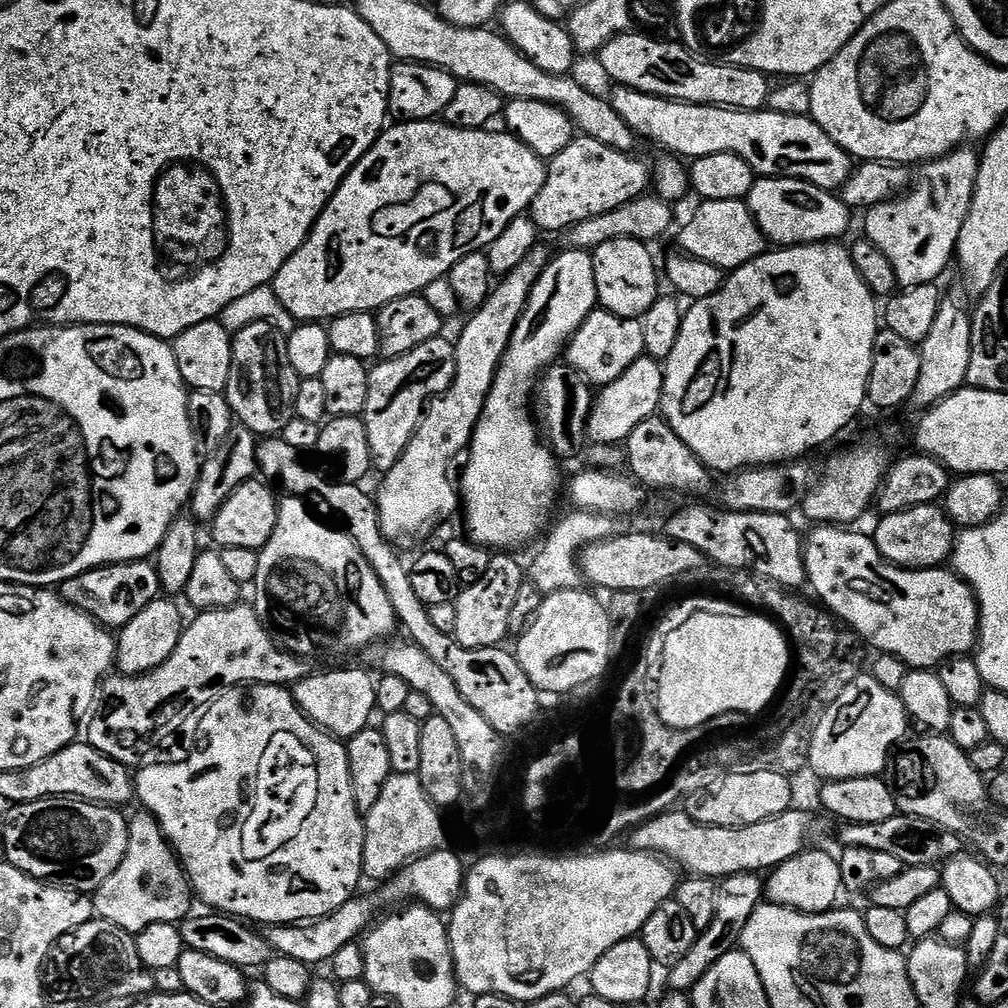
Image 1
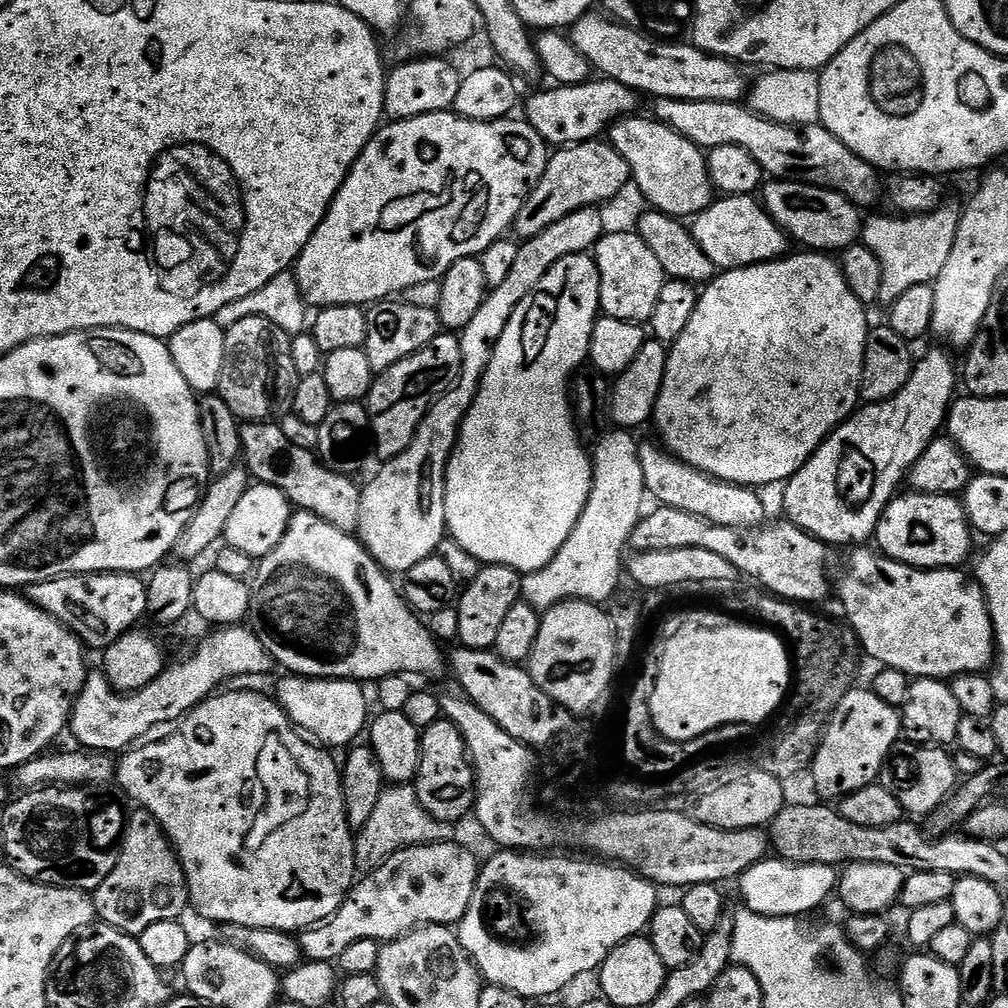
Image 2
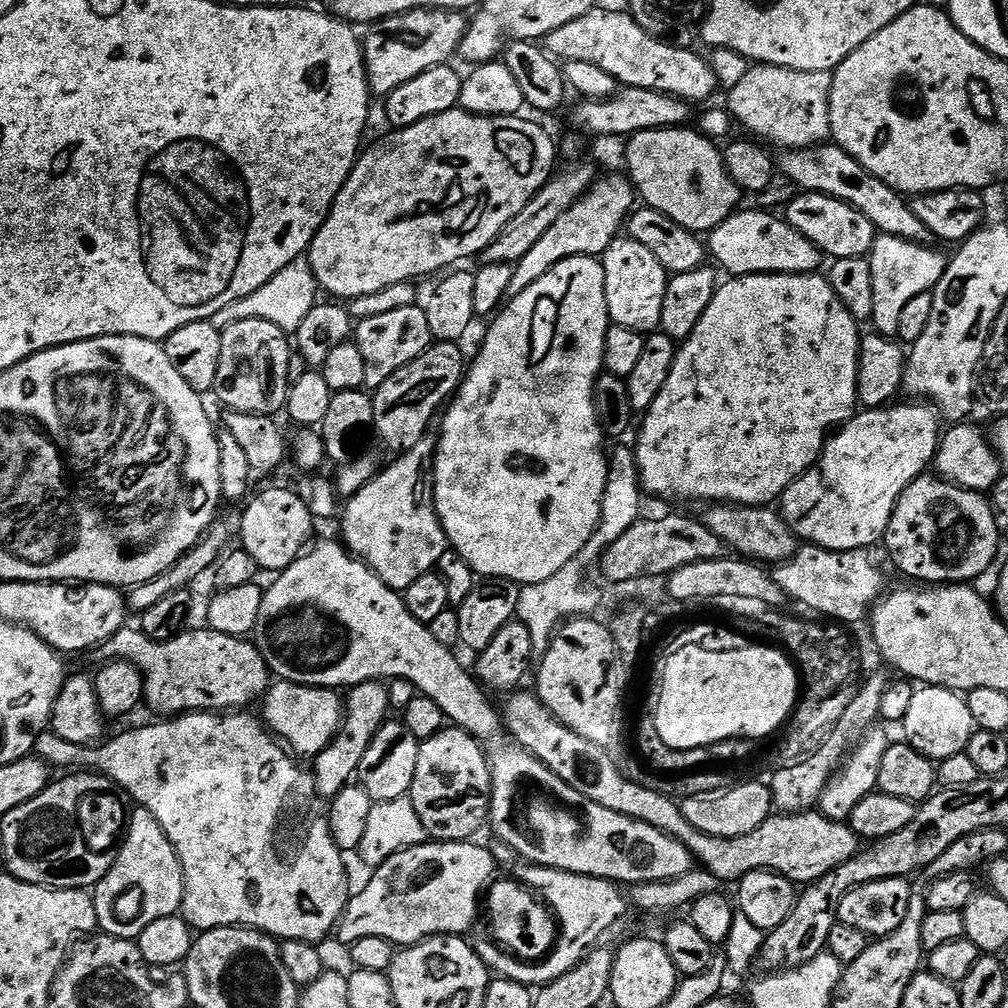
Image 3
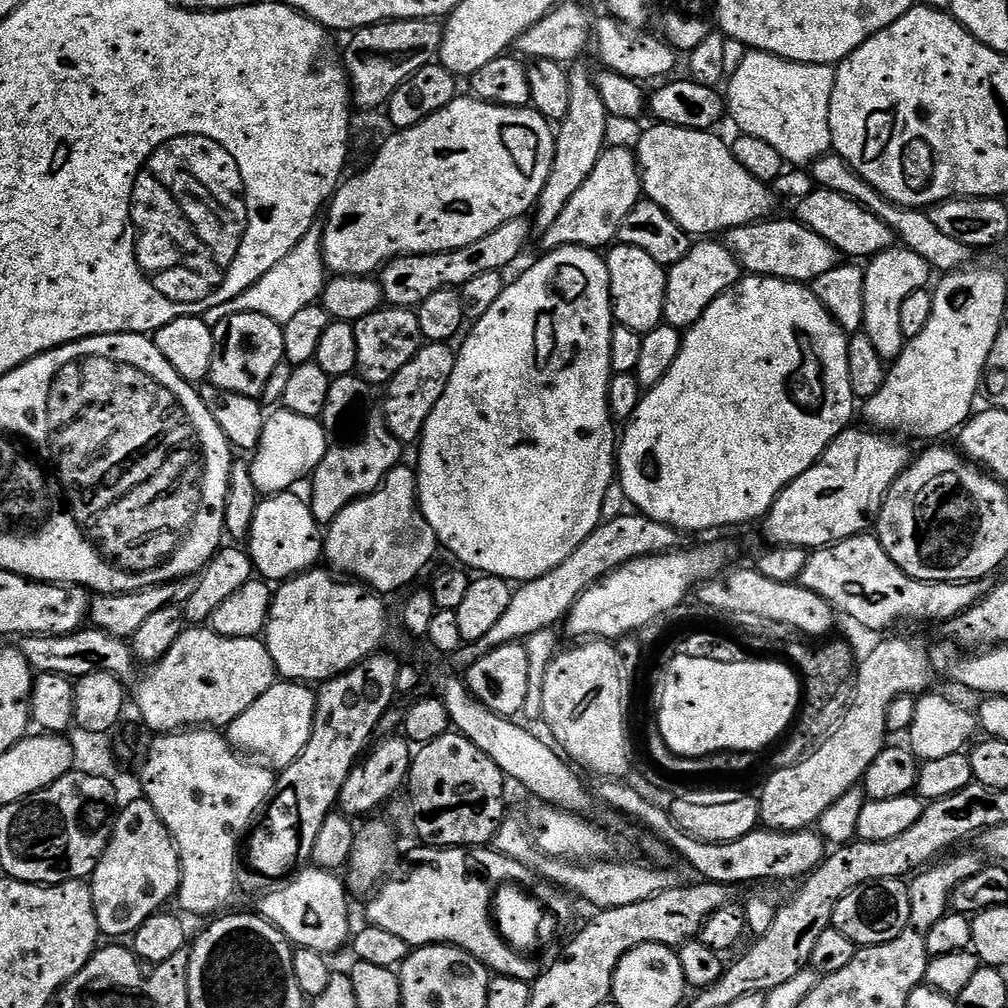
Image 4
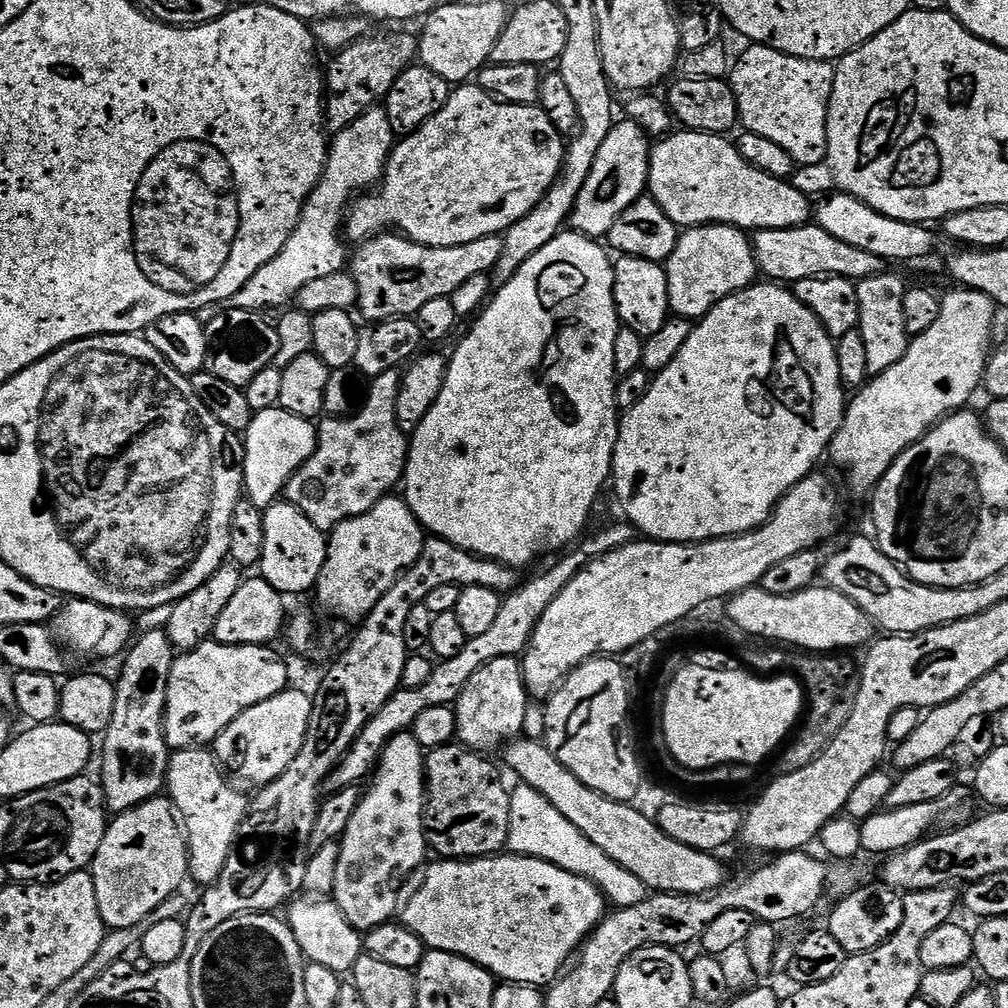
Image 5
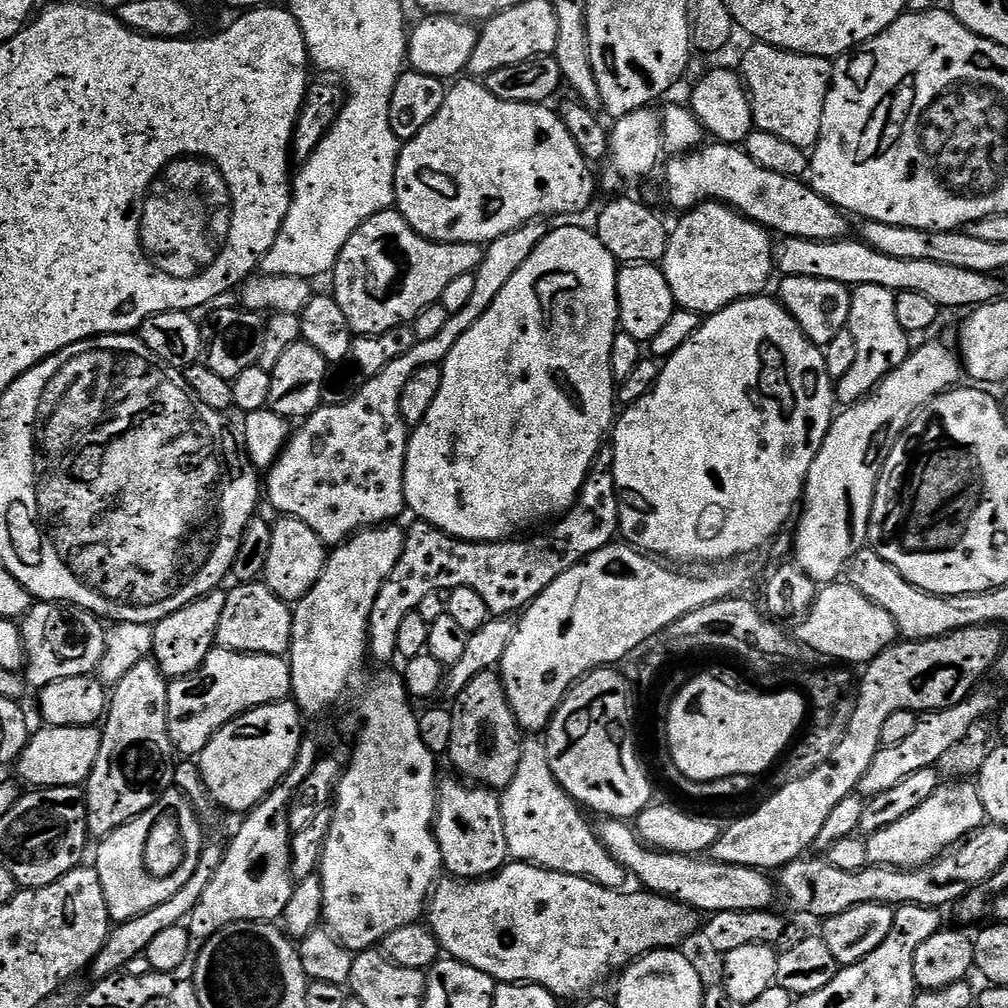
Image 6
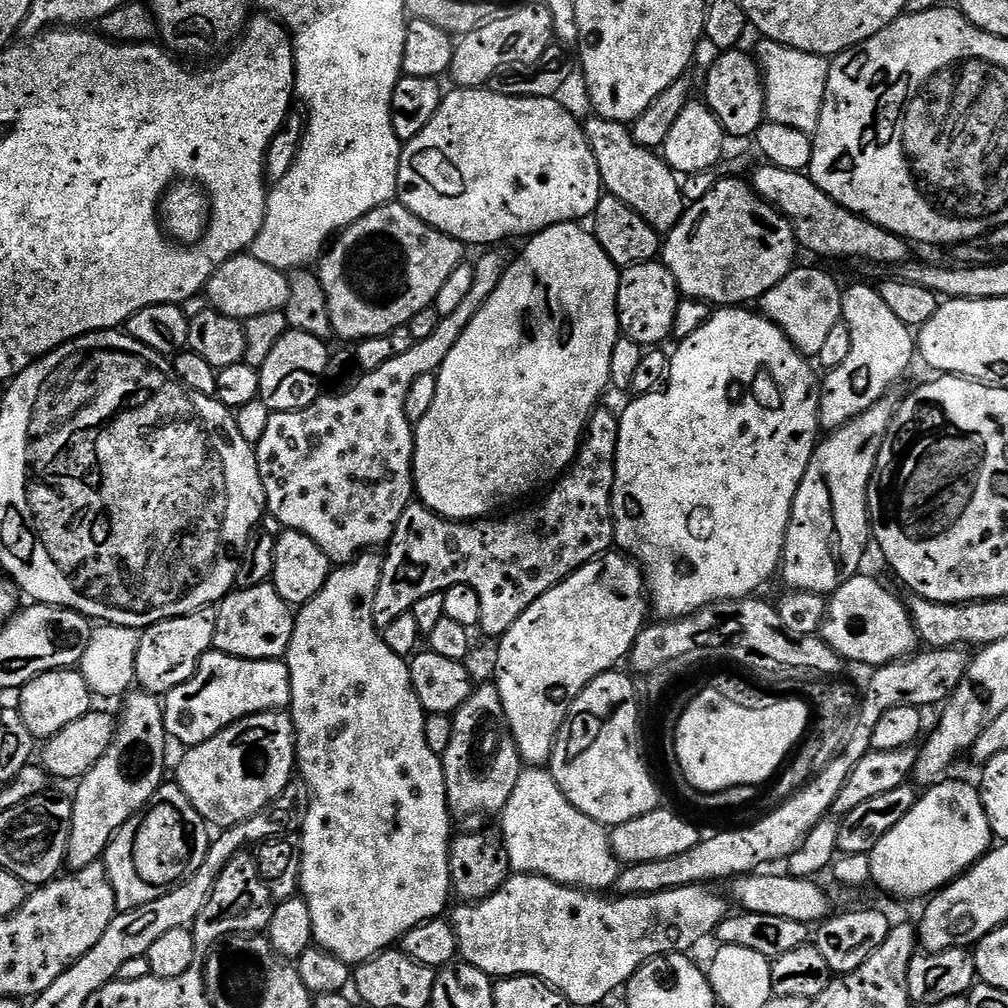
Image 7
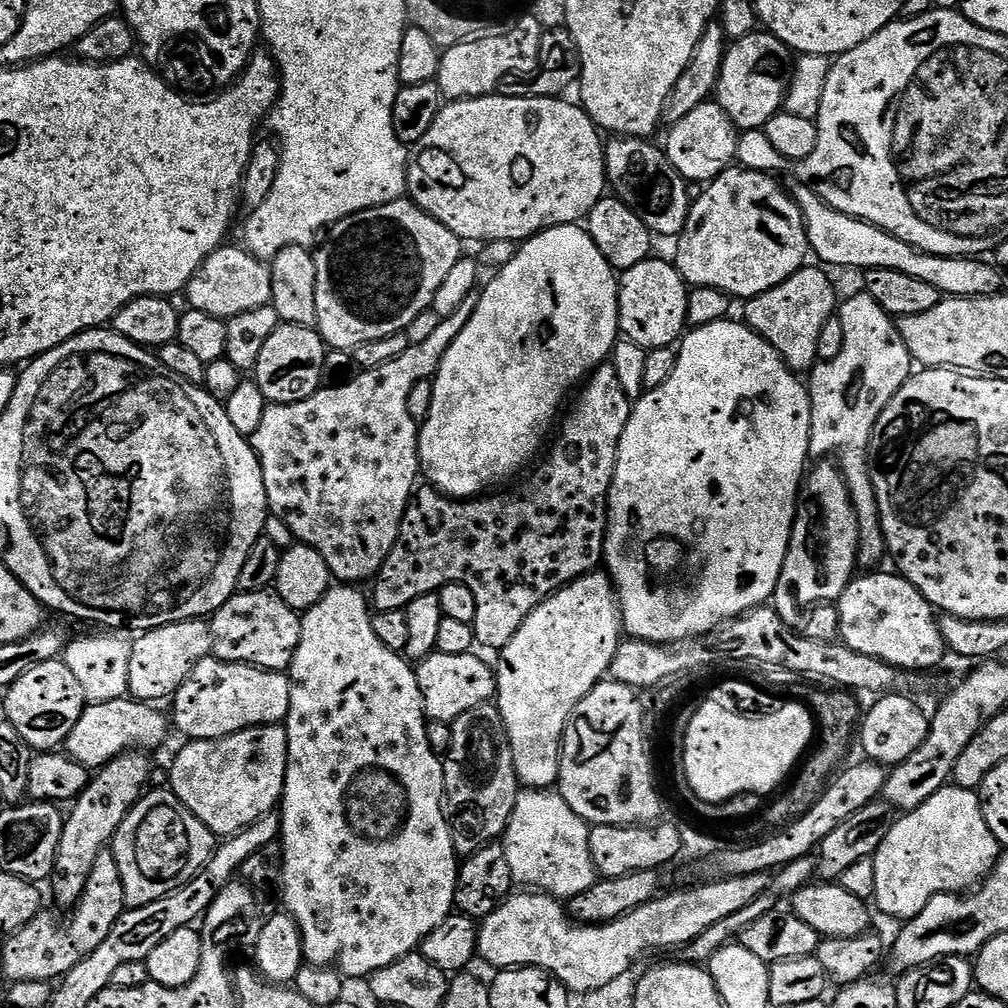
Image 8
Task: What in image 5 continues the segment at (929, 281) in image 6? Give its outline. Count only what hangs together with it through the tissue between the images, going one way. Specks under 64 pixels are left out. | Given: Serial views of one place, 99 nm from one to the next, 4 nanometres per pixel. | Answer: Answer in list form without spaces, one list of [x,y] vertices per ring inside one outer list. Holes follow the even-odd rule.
[[[815,222],[803,224],[800,228],[783,228],[782,230],[770,230],[763,228],[760,232],[751,237],[752,252],[756,255],[756,267],[761,273],[764,272],[769,281],[787,282],[794,286],[800,280],[814,278],[815,276],[840,276],[844,280],[859,282],[876,276],[879,272],[885,271],[886,261],[874,254],[866,254],[866,250],[857,250],[855,246],[846,246],[846,242],[838,242],[834,234],[826,234],[820,225]]]

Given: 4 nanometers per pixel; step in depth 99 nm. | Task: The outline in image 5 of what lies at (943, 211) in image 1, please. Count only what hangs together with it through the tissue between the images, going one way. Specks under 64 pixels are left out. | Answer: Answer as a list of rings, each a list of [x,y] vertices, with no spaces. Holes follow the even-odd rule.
[[[885,270],[859,281],[856,289],[860,307],[858,331],[862,334],[862,342],[866,342],[866,366],[869,373],[879,374],[890,370],[894,362],[902,362],[910,343],[906,318],[902,318],[902,298],[906,291],[906,283],[904,284],[898,273]]]

